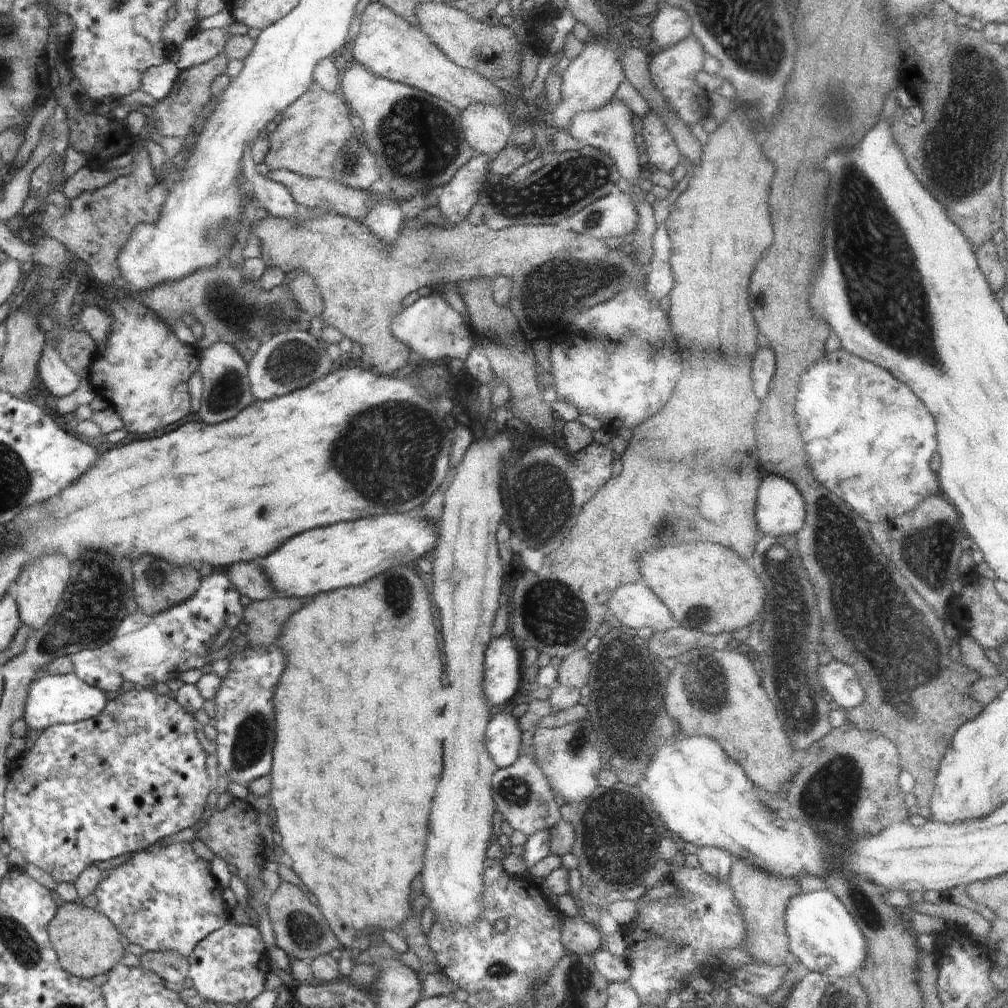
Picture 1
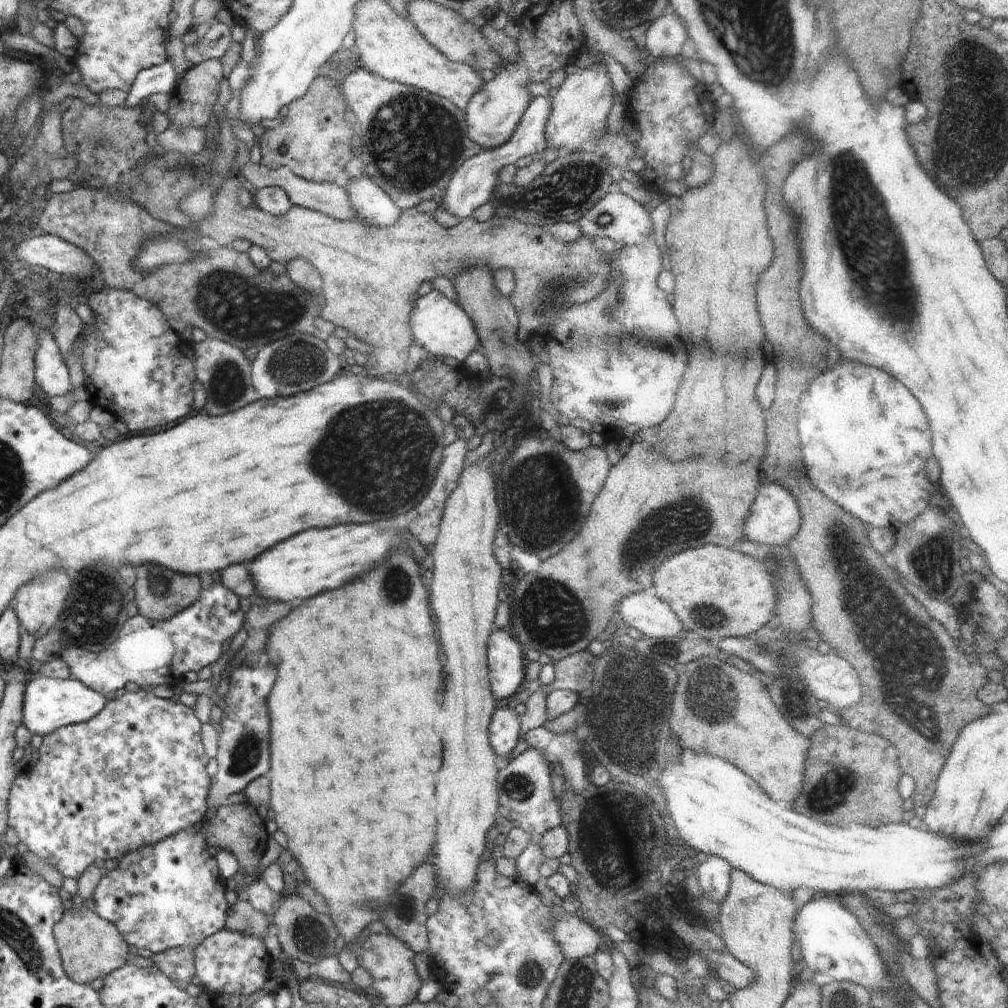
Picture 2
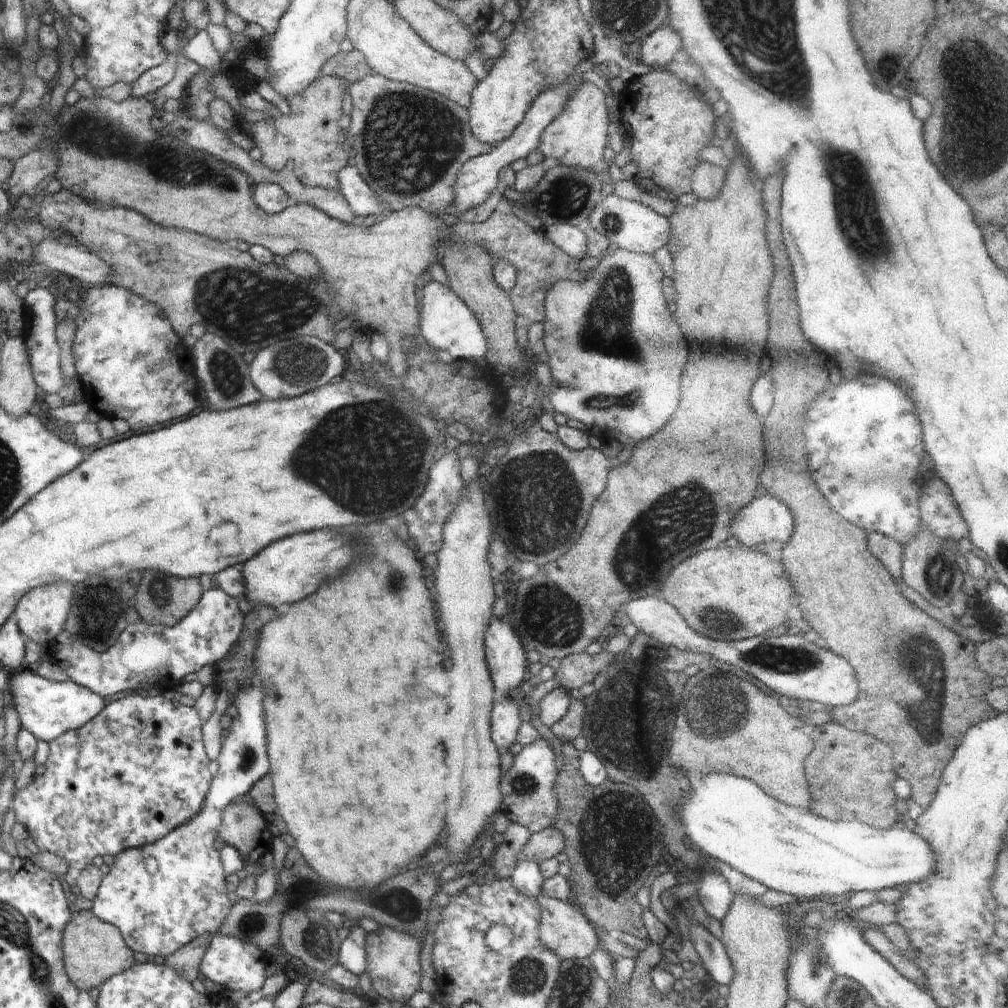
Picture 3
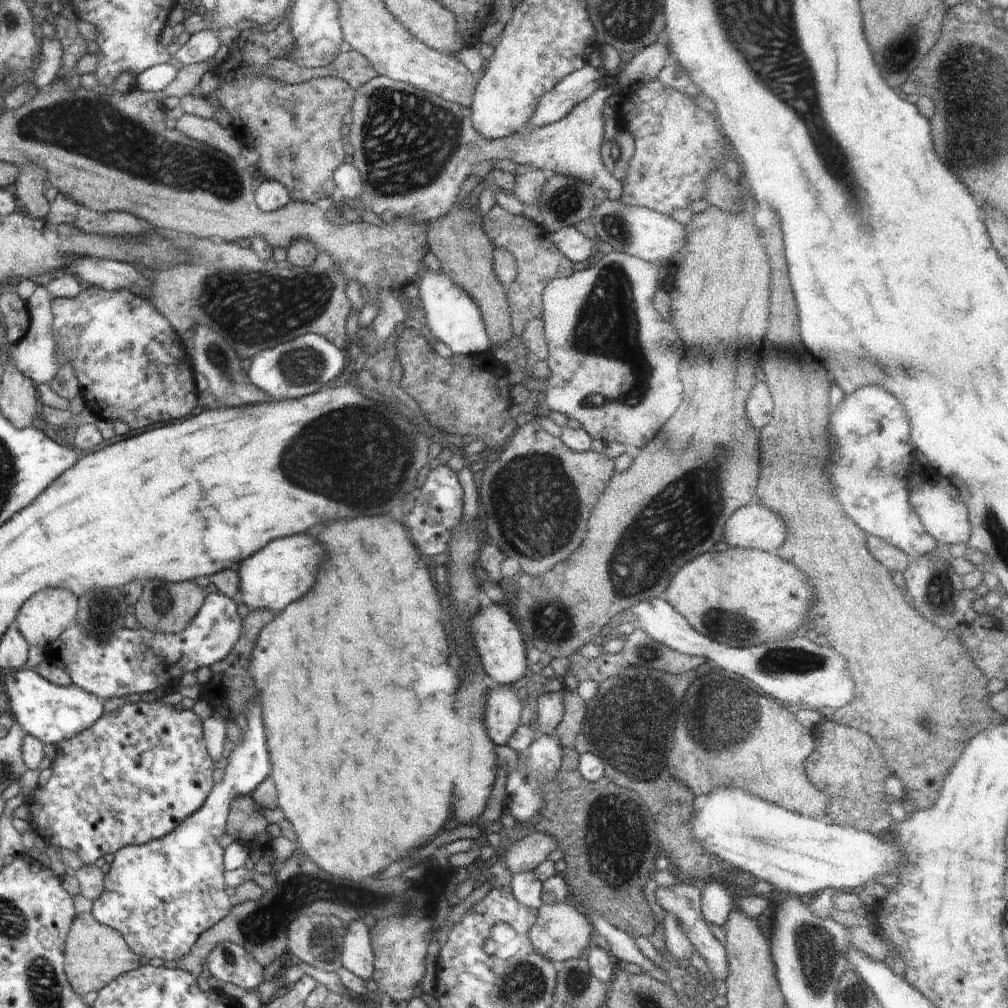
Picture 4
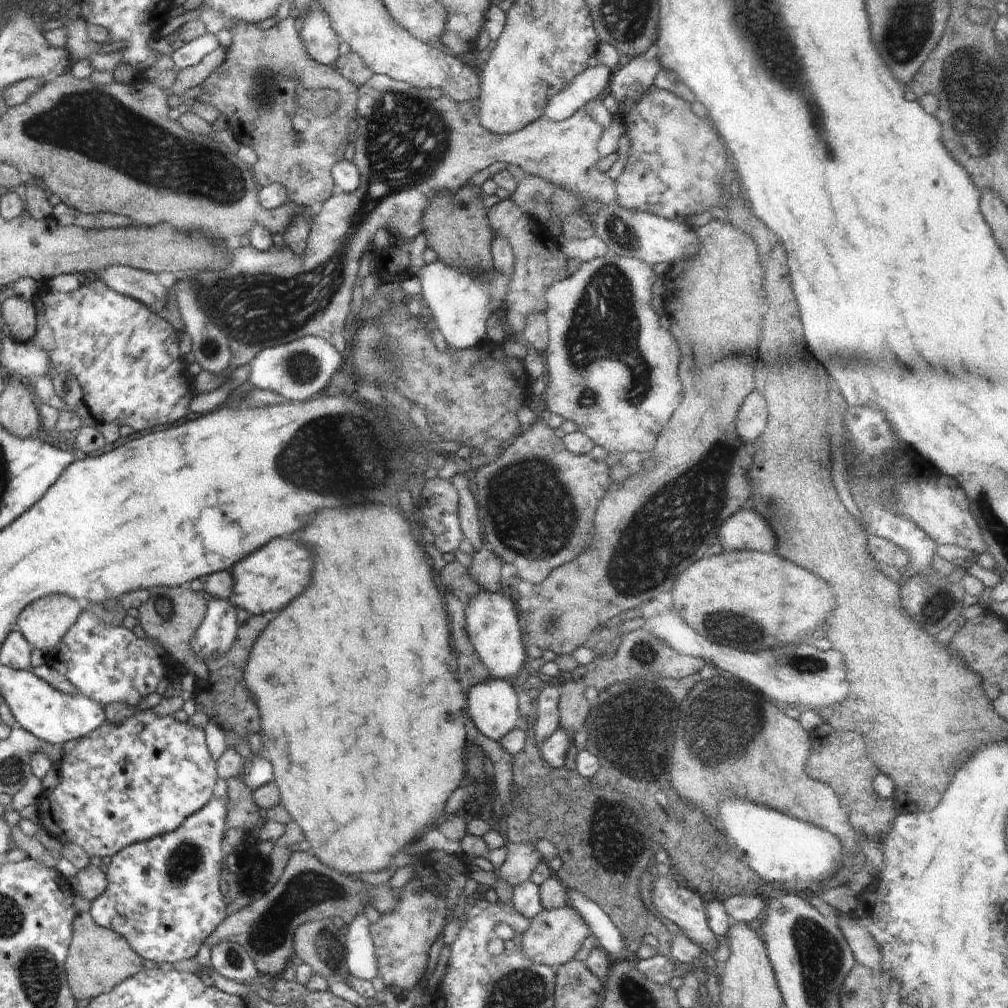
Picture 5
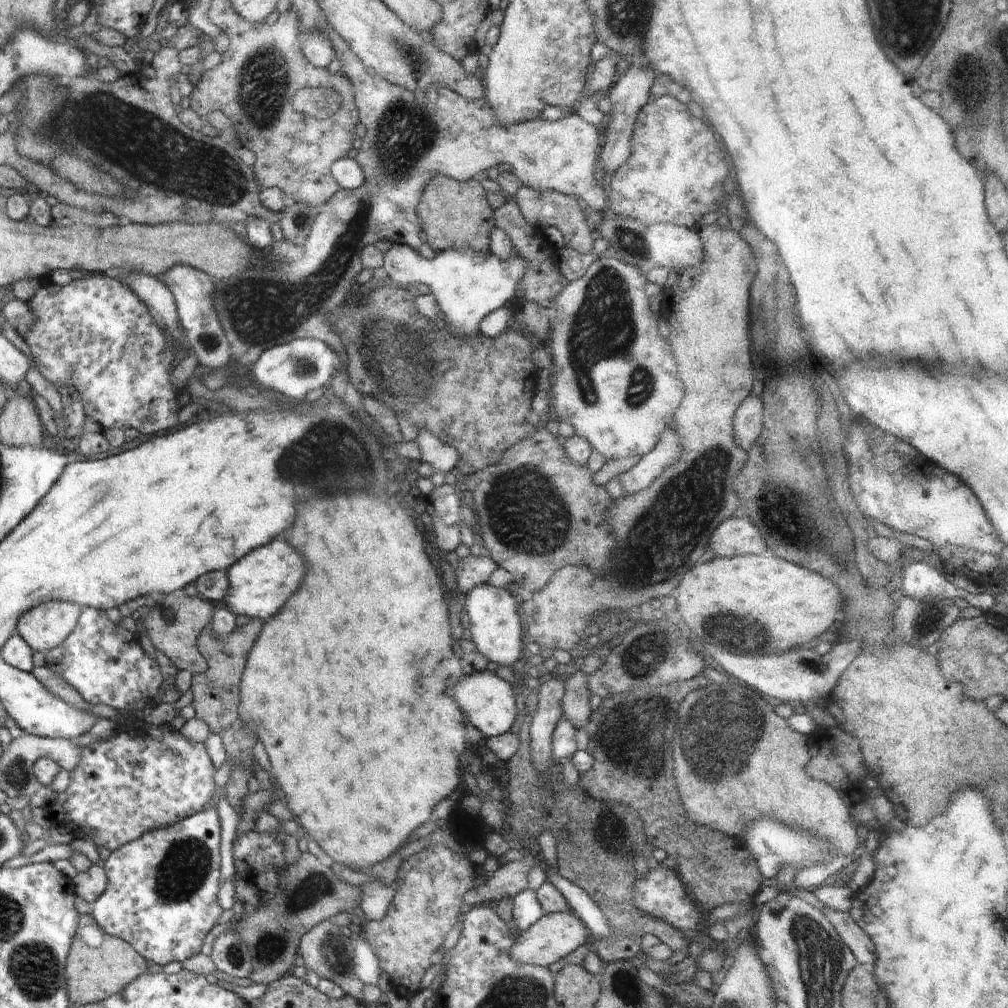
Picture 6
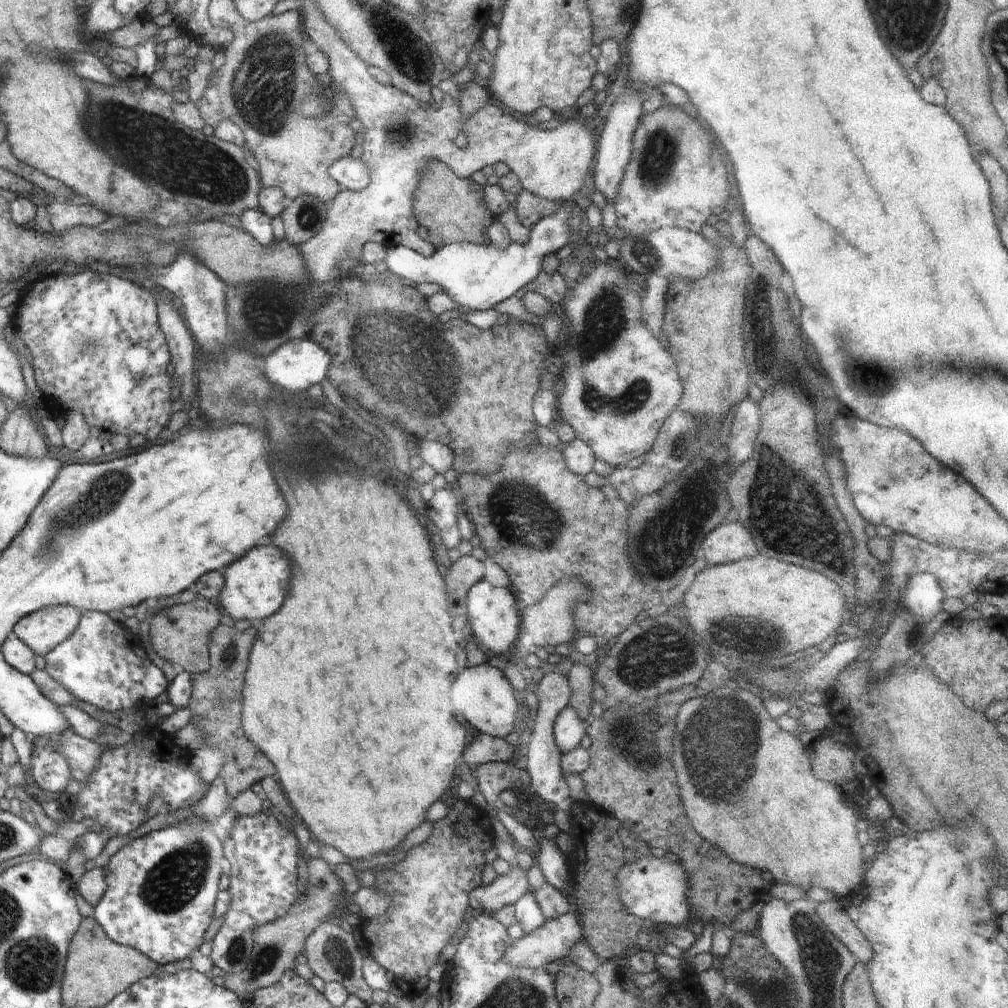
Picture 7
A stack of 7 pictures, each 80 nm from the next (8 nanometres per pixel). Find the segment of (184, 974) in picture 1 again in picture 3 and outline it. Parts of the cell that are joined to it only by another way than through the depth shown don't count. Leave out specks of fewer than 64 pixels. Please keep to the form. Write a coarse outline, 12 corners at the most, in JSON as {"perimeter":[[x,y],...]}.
{"perimeter":[[197,936],[165,964],[193,982],[212,937]]}

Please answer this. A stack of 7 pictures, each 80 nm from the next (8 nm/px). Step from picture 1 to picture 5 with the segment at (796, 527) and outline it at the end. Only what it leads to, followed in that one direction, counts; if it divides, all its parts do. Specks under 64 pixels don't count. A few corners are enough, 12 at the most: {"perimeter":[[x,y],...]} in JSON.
{"perimeter":[[750,505],[718,532],[724,550],[772,553],[774,536]]}

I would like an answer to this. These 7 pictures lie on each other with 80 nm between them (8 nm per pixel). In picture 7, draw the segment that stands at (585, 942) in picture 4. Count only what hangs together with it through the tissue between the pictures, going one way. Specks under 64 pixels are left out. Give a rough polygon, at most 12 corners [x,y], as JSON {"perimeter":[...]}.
{"perimeter":[[573,909],[512,940],[506,962],[542,969],[584,940]]}

